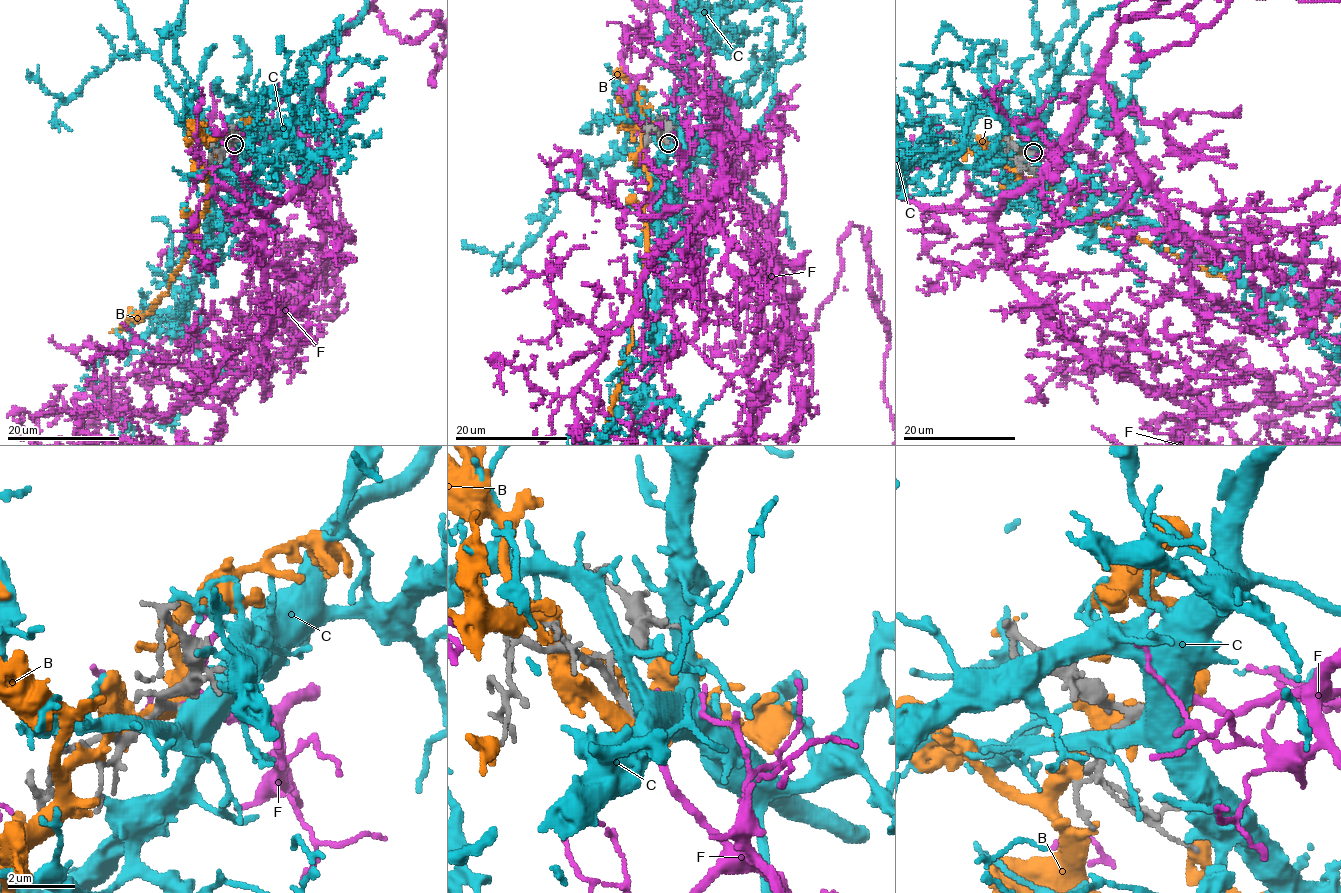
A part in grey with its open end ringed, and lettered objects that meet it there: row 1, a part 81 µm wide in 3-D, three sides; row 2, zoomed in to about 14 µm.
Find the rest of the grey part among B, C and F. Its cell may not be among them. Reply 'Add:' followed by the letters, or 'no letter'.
Add: F

